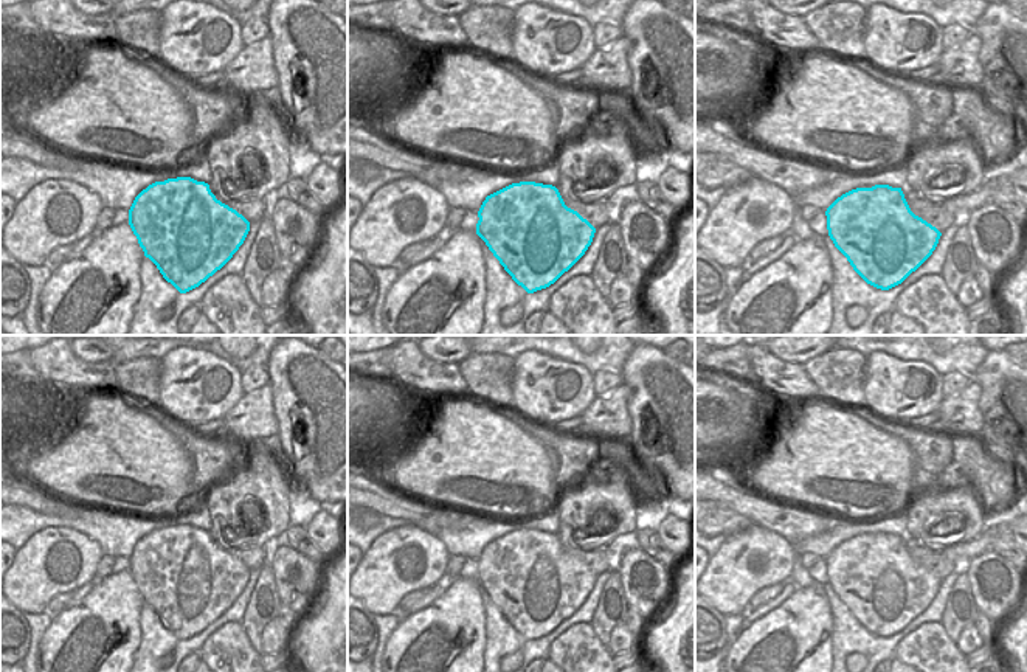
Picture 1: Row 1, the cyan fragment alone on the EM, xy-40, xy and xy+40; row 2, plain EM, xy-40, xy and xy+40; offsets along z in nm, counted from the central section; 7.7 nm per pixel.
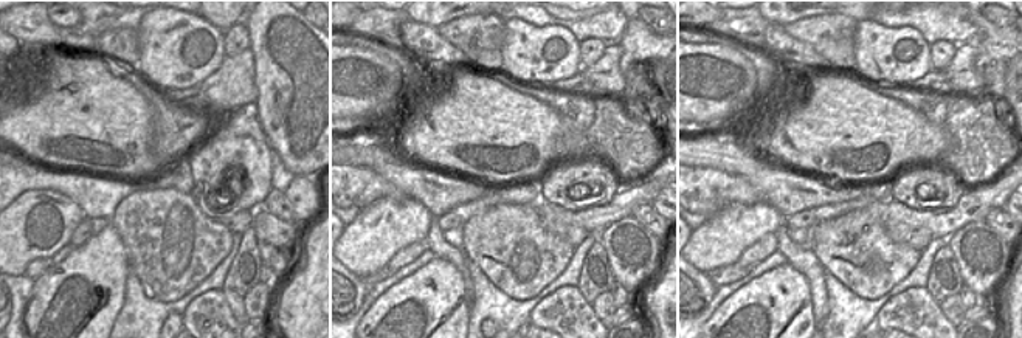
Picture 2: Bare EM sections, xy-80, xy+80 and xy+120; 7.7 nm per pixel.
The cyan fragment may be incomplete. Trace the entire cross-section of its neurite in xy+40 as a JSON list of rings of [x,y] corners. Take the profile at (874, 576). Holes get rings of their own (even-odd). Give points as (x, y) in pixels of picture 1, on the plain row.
[[[889,532],[856,535],[838,545],[825,559],[828,584],[853,618],[870,633],[889,638],[901,632],[935,598],[942,580],[915,563],[901,539]]]

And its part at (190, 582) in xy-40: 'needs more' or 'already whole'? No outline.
already whole

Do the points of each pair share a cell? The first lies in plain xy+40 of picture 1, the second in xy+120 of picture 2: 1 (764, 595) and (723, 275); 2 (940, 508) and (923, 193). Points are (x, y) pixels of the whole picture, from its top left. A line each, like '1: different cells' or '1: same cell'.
1: different cells
2: same cell

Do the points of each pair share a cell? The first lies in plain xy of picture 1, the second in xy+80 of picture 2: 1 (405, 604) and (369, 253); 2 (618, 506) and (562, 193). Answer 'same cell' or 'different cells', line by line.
1: different cells
2: same cell

